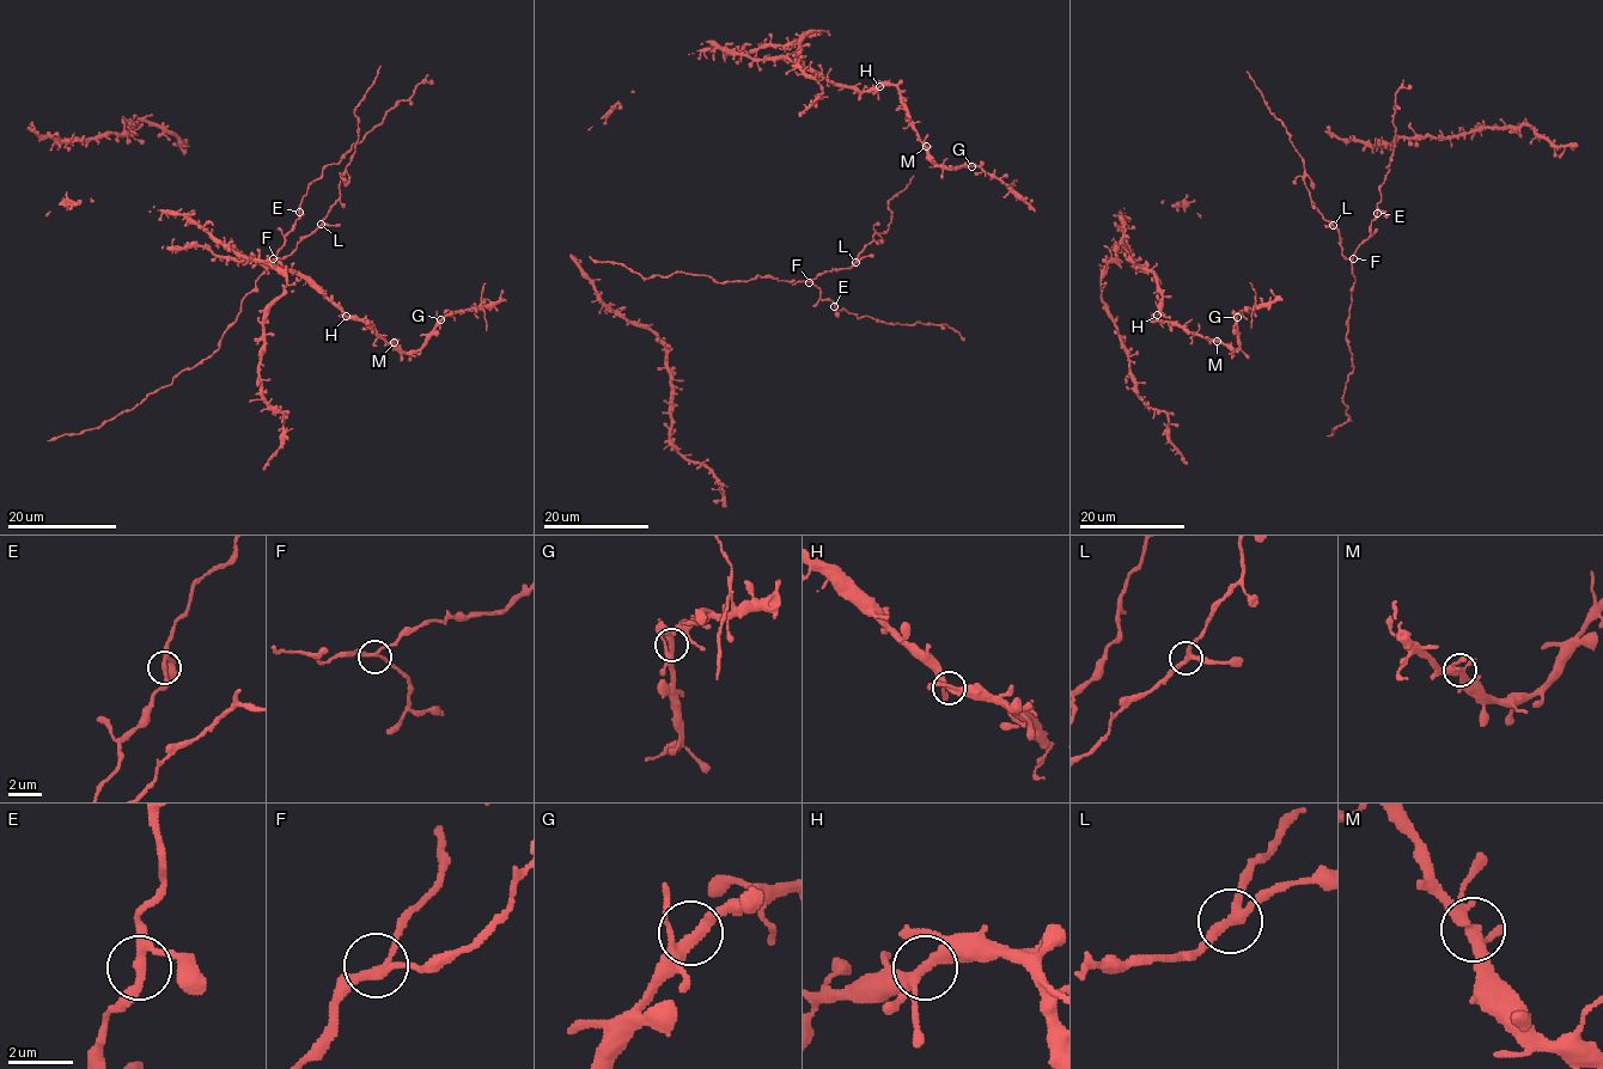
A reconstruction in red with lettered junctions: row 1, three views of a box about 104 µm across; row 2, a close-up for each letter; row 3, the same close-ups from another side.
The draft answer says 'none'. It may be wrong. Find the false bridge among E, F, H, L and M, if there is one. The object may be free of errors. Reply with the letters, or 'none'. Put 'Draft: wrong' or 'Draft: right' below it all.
none
Draft: right

